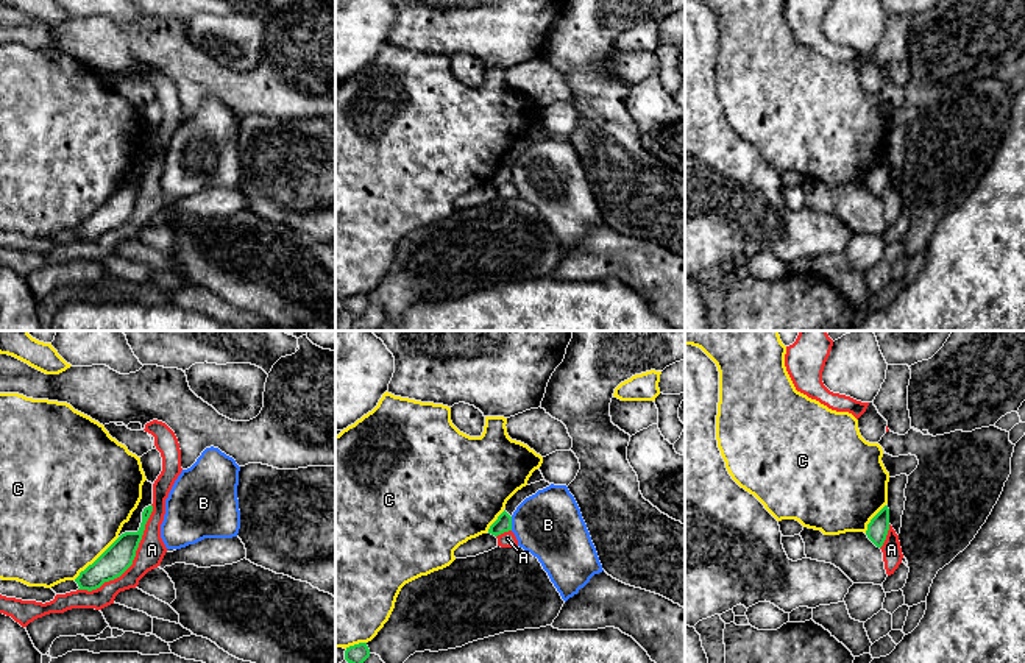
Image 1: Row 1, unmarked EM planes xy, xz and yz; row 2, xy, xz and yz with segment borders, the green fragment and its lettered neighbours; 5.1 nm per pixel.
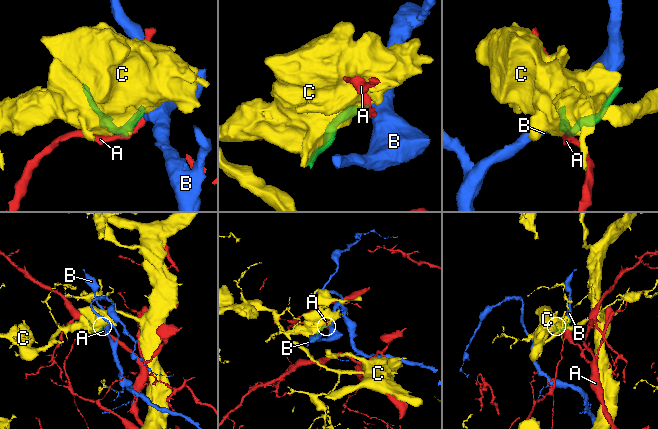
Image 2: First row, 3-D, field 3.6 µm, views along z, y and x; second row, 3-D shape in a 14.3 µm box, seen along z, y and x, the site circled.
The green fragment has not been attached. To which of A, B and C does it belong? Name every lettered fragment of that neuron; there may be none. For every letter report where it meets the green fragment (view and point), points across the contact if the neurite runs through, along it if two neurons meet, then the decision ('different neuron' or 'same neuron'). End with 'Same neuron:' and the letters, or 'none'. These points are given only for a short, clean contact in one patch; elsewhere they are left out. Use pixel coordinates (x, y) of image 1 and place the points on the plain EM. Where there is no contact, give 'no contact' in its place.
A: contact xy (133, 209); different neuron
B: contact xz (510, 173); border xz (510, 167), (512, 180); different neuron
C: contact xy (97, 209); different neuron
Same neuron: none

